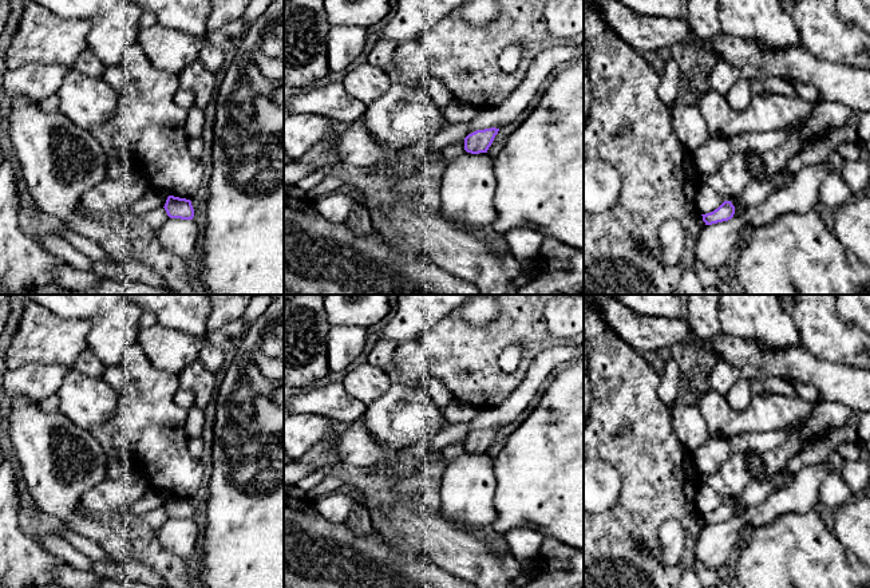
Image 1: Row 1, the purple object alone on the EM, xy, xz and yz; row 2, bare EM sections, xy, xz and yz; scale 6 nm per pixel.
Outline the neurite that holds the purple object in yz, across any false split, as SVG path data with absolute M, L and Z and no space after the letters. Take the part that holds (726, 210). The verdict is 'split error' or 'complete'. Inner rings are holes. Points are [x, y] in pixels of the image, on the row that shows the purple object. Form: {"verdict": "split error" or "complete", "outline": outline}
{"verdict": "complete", "outline": "M724 201L717 209L711 213L701 214L705 225L712 225L723 221L728 221L735 214L735 206L731 201Z"}

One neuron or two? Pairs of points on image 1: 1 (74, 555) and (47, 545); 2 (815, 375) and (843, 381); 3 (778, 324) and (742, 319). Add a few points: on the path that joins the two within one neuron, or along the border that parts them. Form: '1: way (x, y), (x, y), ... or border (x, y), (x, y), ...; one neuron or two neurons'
1: way (67, 553), (54, 545); one neuron
2: way (822, 375), (837, 381); one neuron
3: way (768, 324), (763, 320), (751, 320); one neuron

